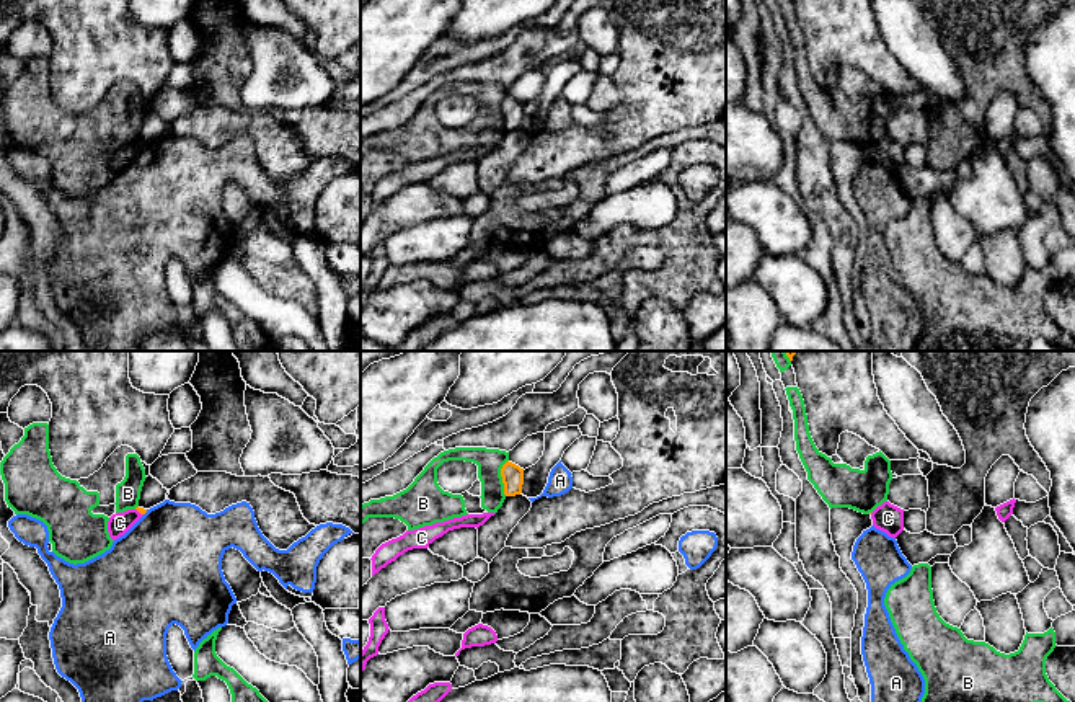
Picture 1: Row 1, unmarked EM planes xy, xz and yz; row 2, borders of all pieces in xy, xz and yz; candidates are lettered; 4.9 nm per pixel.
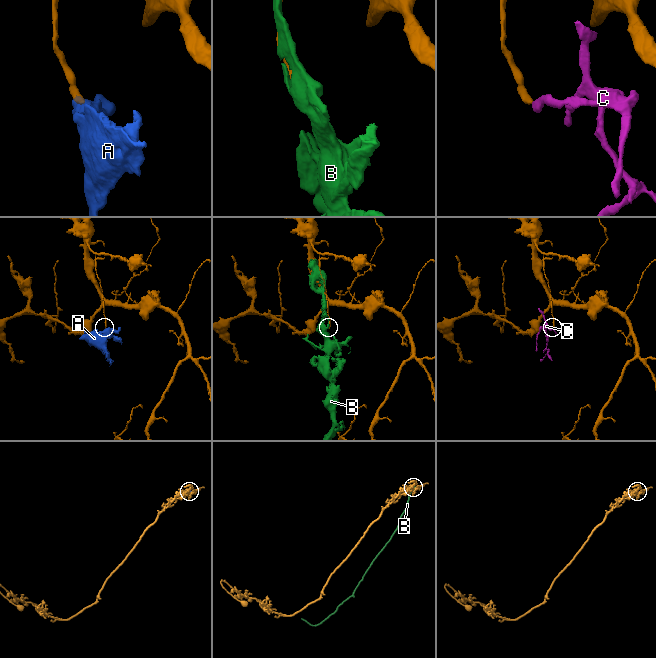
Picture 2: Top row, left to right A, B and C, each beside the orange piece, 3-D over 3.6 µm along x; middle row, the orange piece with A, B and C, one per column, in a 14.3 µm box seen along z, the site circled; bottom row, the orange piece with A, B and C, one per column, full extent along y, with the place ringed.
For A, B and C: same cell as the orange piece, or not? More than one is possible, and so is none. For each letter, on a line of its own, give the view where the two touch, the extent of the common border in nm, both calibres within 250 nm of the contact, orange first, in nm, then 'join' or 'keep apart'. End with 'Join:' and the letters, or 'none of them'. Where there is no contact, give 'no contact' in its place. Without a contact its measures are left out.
A: meets orange in xy; contact 40 nm long; 30 nm thick on the orange side, 480 nm on the other; keep apart
B: meets orange in xz; contact 180 nm long; 110 nm thick on the orange side, 130 nm on the other; keep apart
C: meets orange in xy; contact 50 nm long; 30 nm thick on the orange side, 110 nm on the other; keep apart
Join: none of them

